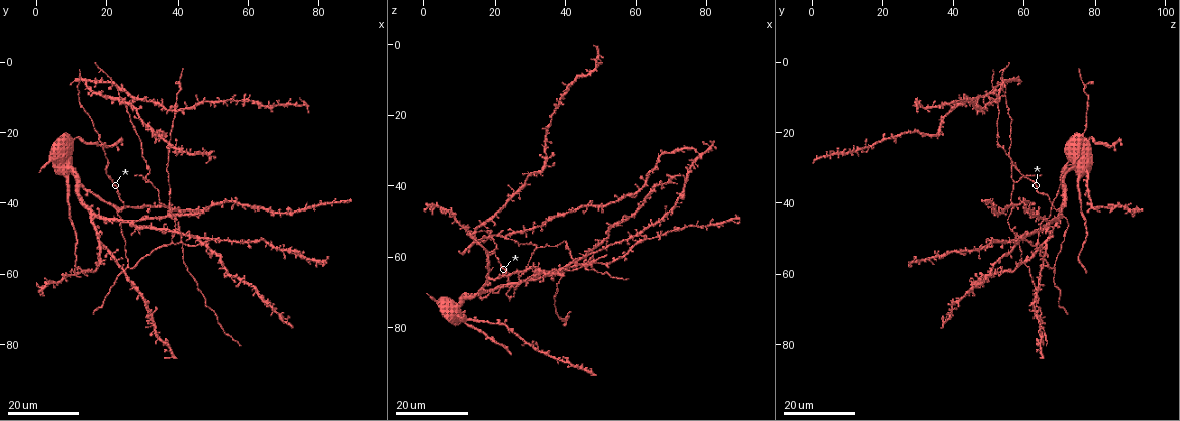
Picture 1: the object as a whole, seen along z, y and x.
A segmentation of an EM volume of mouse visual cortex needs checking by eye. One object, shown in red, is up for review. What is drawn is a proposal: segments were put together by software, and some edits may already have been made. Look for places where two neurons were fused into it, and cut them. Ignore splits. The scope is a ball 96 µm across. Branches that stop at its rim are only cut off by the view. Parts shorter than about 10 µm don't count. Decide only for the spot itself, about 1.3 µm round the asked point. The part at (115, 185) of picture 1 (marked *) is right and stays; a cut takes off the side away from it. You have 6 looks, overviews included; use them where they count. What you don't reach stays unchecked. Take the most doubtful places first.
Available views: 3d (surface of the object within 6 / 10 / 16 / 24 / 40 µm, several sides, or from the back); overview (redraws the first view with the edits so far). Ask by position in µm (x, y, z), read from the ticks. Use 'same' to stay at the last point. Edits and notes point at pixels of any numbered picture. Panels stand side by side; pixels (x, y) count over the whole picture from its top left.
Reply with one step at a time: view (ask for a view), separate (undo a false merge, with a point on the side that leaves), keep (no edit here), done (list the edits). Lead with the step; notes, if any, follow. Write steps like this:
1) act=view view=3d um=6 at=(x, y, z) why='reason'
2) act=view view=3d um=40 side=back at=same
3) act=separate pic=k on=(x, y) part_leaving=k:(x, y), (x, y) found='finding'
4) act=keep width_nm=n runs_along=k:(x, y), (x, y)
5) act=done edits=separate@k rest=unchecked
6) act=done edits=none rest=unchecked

act=view view=3d um=24 at=(26.0, 58.5, 69.0) why='three arms meet'

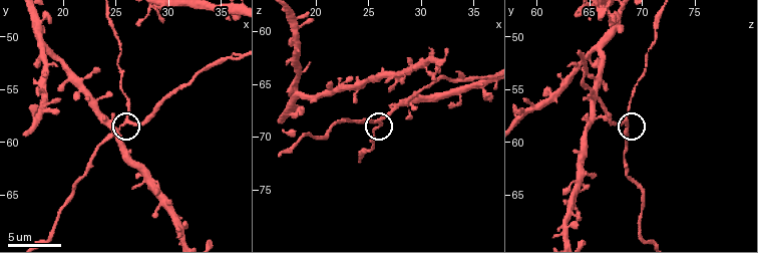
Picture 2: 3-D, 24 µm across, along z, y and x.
act=view view=3d um=10 at=(25.8, 58.0, 68.4)

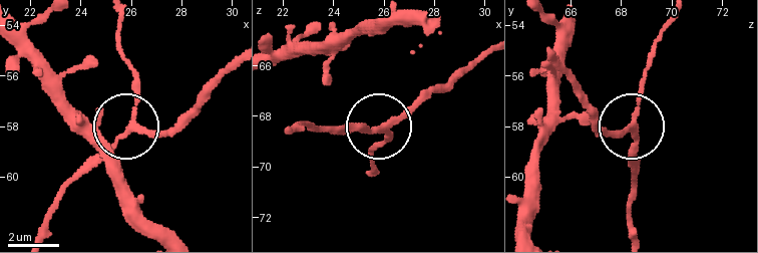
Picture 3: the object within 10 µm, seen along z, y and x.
act=keep width_nm=200 found='continuous, no second neuron'

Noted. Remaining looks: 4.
act=view view=3d um=24 at=(39.0, 48.5, 63.5)

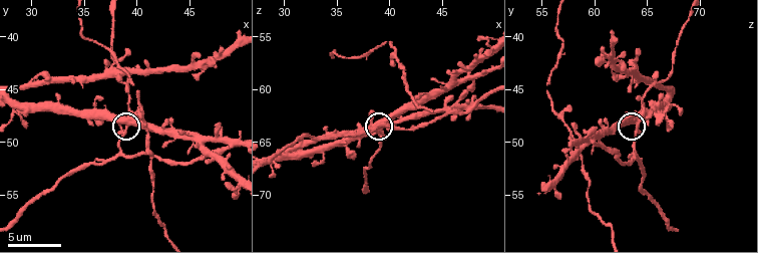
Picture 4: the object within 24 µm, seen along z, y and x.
act=view view=3d um=10 at=(38.6, 49.0, 64.2)

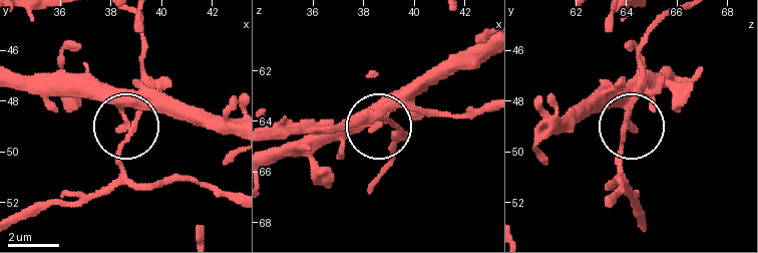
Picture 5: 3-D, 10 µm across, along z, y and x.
act=view view=3d um=10 side=back at=(38.5, 49.0, 64.1)

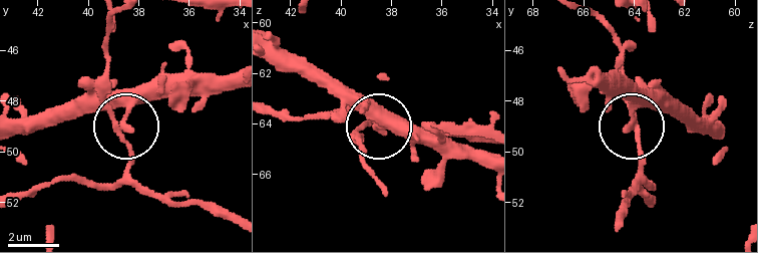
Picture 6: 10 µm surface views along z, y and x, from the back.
act=keep runs_along=6:(618, 228), (637, 166), (626, 77) found='all the same neuron'

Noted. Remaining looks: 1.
act=done edits=none rest=unchecked

